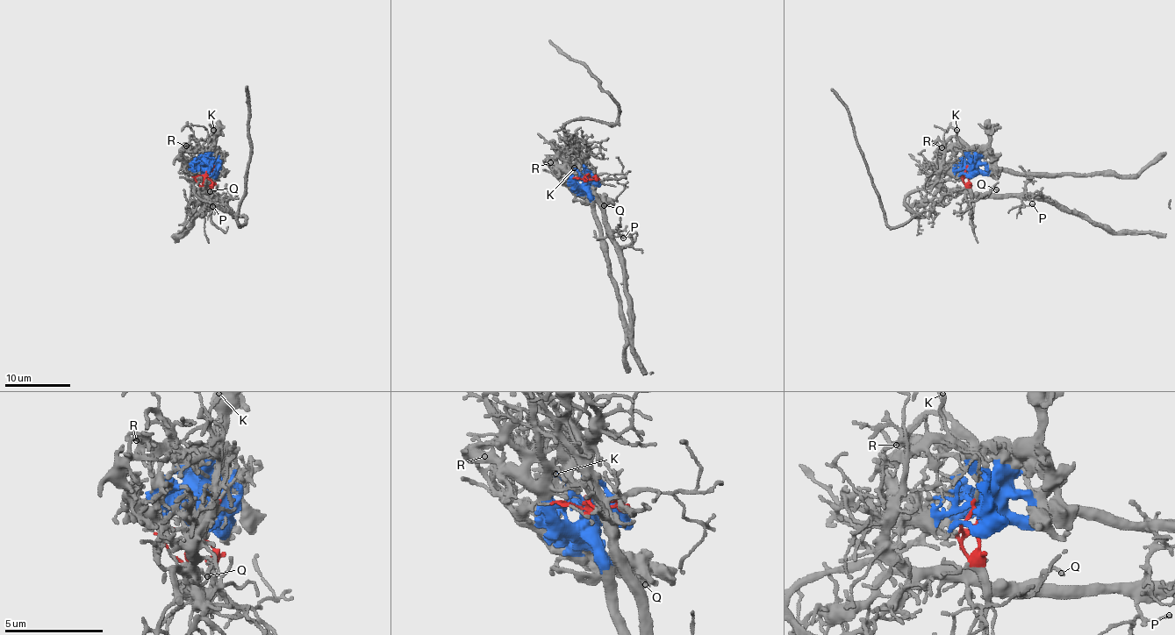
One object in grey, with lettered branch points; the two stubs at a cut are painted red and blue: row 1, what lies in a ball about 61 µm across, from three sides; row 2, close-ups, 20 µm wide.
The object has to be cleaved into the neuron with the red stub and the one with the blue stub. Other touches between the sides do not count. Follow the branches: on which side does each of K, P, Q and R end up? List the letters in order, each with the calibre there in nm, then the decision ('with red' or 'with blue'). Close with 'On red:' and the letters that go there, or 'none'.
K: calibre 170 nm; with blue
P: calibre 100 nm; with red
Q: calibre 160 nm; with red
R: calibre 130 nm; with blue
On red: P, Q

